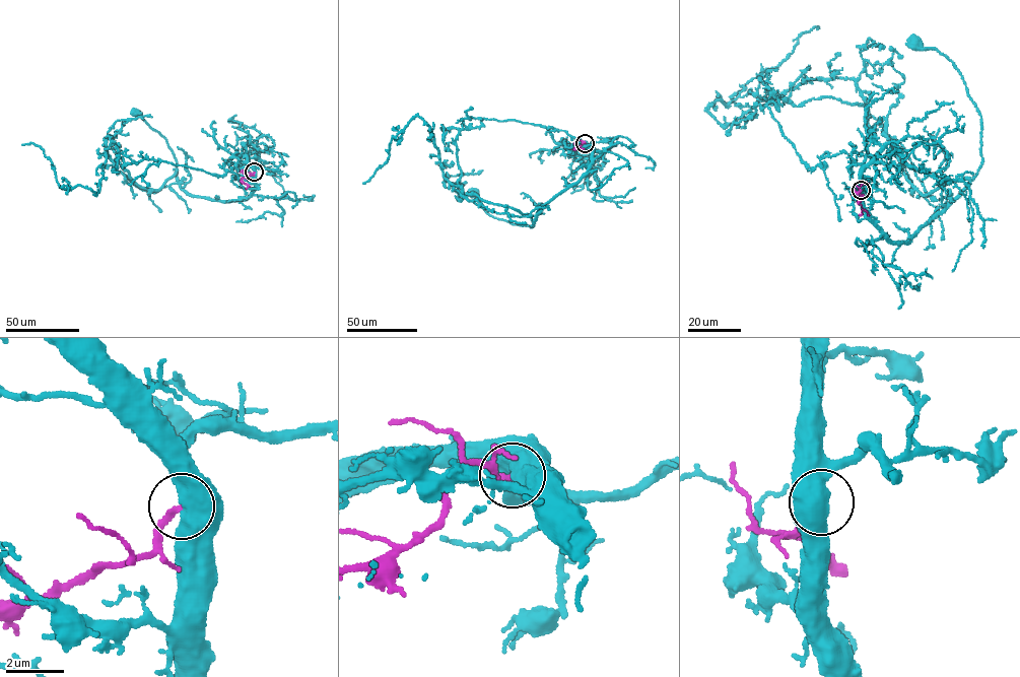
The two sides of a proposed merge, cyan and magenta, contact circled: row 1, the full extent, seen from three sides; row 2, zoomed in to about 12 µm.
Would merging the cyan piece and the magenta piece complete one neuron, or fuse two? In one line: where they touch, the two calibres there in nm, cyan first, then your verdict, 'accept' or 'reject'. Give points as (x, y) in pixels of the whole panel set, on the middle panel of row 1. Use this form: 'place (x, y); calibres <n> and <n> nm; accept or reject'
place (585, 143); calibres 850 and 240 nm; reject

